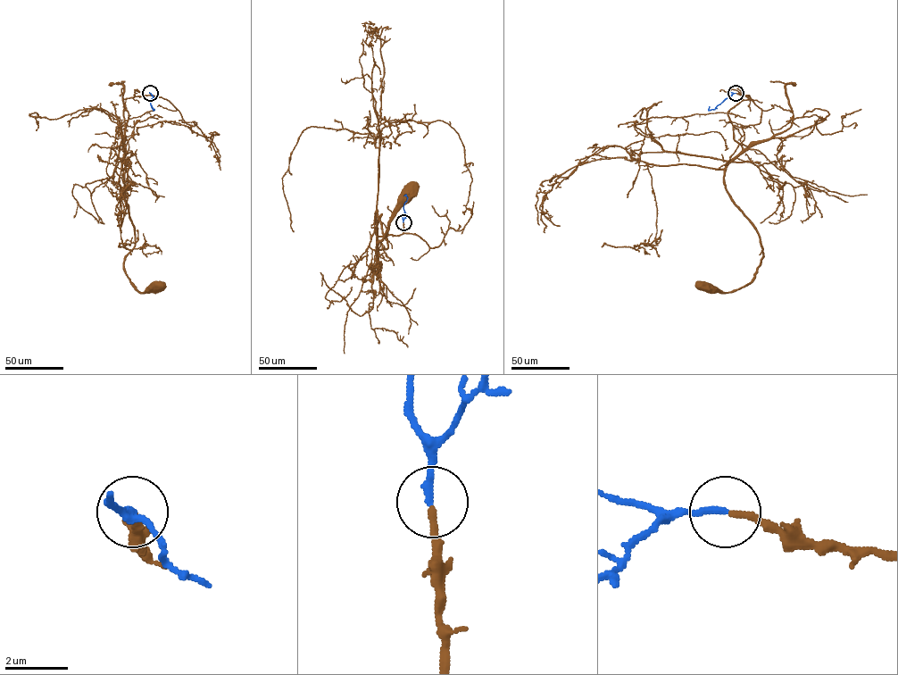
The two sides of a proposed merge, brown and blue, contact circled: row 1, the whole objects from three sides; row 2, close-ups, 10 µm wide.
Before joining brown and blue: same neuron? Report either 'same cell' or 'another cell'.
same cell

